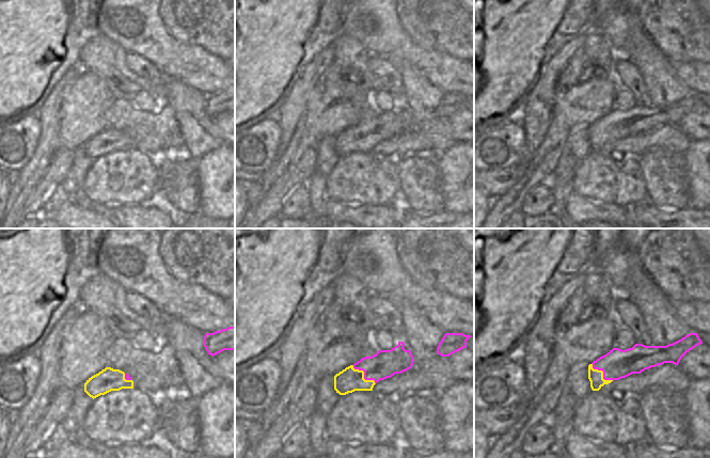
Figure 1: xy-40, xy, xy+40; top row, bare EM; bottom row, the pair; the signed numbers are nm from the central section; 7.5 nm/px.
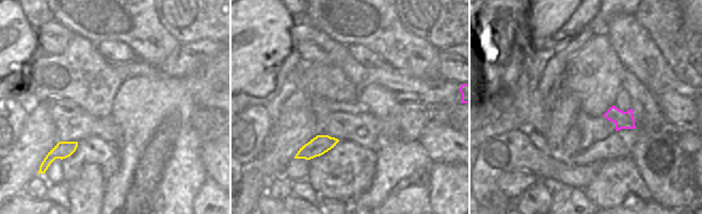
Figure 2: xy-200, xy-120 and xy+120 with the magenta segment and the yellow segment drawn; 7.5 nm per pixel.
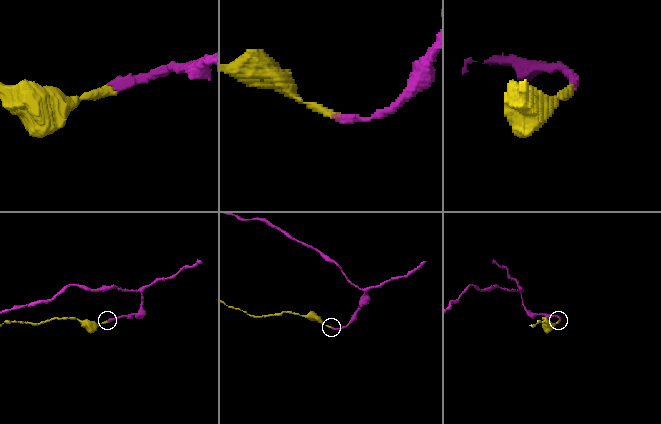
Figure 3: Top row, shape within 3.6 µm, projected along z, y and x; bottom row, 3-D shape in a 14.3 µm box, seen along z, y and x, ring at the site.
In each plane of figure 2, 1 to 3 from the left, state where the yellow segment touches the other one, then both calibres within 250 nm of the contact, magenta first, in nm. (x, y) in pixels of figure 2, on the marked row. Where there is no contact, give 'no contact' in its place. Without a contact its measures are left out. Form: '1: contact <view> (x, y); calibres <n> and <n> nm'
1: no contact
2: no contact
3: no contact

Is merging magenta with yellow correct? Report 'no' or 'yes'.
no

